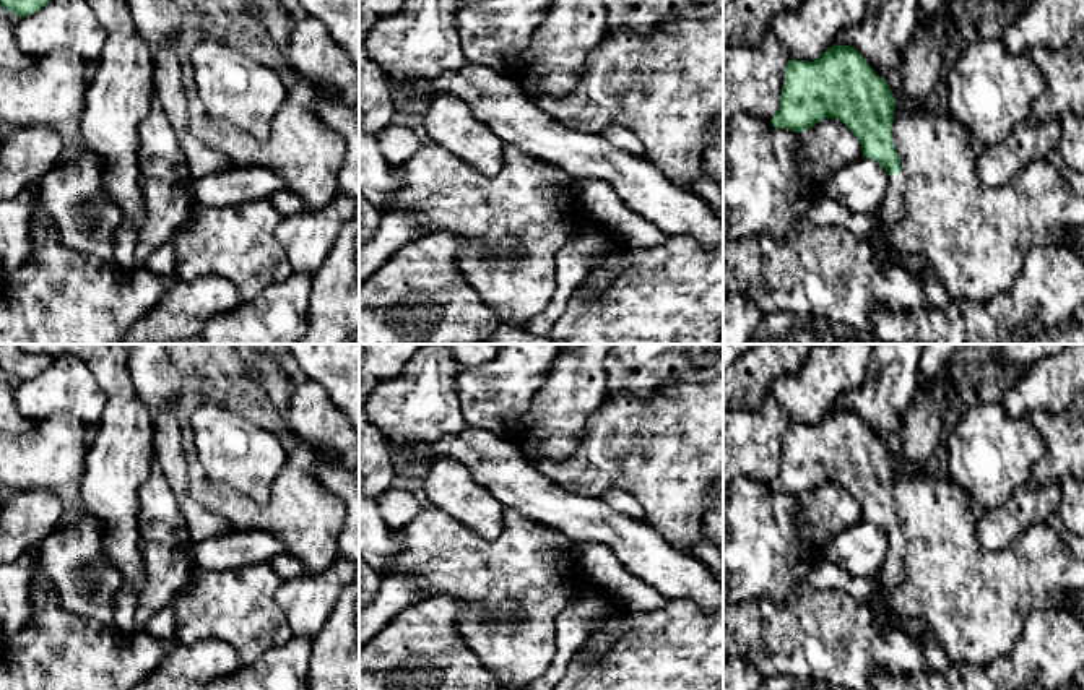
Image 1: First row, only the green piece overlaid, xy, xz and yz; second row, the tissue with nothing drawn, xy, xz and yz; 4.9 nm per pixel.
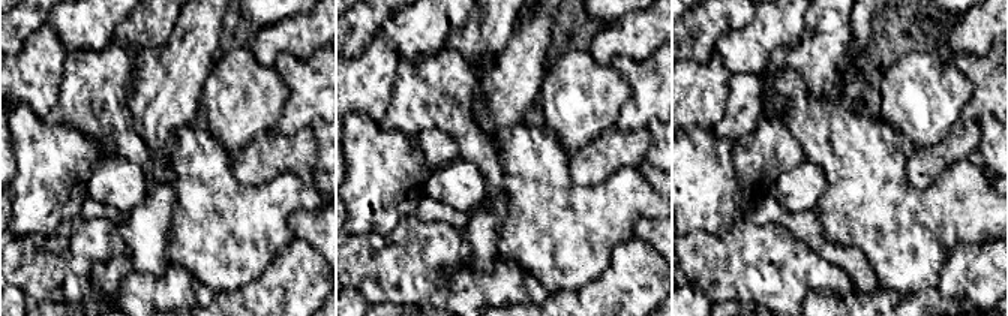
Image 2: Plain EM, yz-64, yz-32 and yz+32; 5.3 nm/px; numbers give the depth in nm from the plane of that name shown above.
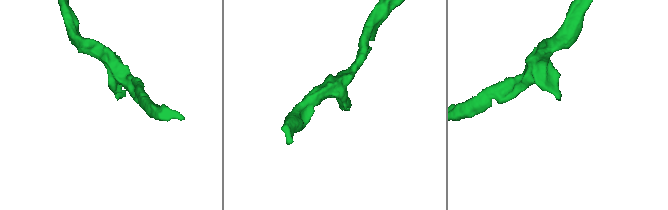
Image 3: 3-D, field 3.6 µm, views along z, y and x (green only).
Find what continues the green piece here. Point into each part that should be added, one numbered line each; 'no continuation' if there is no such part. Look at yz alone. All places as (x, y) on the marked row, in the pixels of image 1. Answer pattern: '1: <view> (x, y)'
1: yz (974, 237)

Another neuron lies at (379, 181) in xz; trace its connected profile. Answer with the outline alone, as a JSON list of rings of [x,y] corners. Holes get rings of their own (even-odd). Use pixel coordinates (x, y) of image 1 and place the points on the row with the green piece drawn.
[[[359,110],[359,192],[380,208],[400,195],[405,180],[385,157],[377,135],[367,133],[362,123]]]

